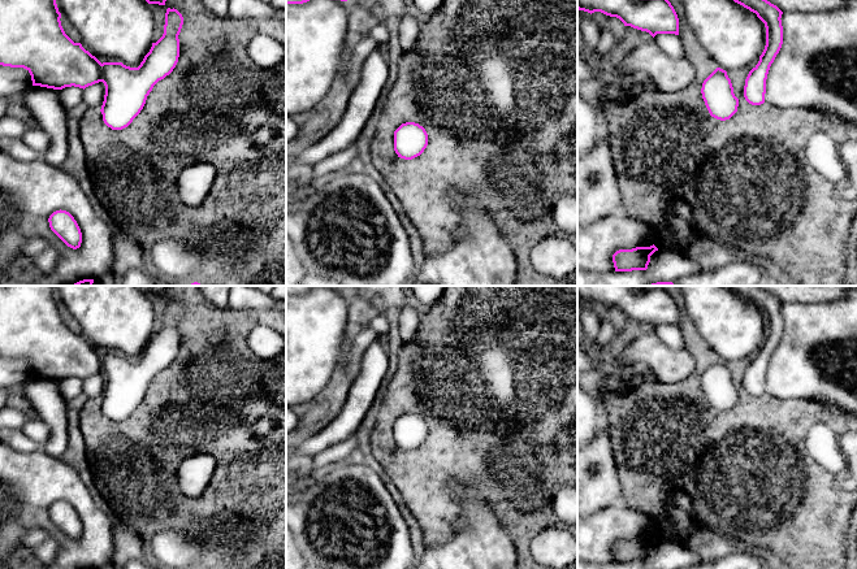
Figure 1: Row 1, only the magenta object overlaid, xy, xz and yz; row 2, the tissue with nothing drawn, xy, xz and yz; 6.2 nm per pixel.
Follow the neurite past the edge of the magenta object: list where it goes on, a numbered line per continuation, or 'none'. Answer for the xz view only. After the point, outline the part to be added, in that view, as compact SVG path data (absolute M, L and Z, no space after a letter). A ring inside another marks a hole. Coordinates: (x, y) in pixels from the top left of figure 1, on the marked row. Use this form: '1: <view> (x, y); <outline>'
none

